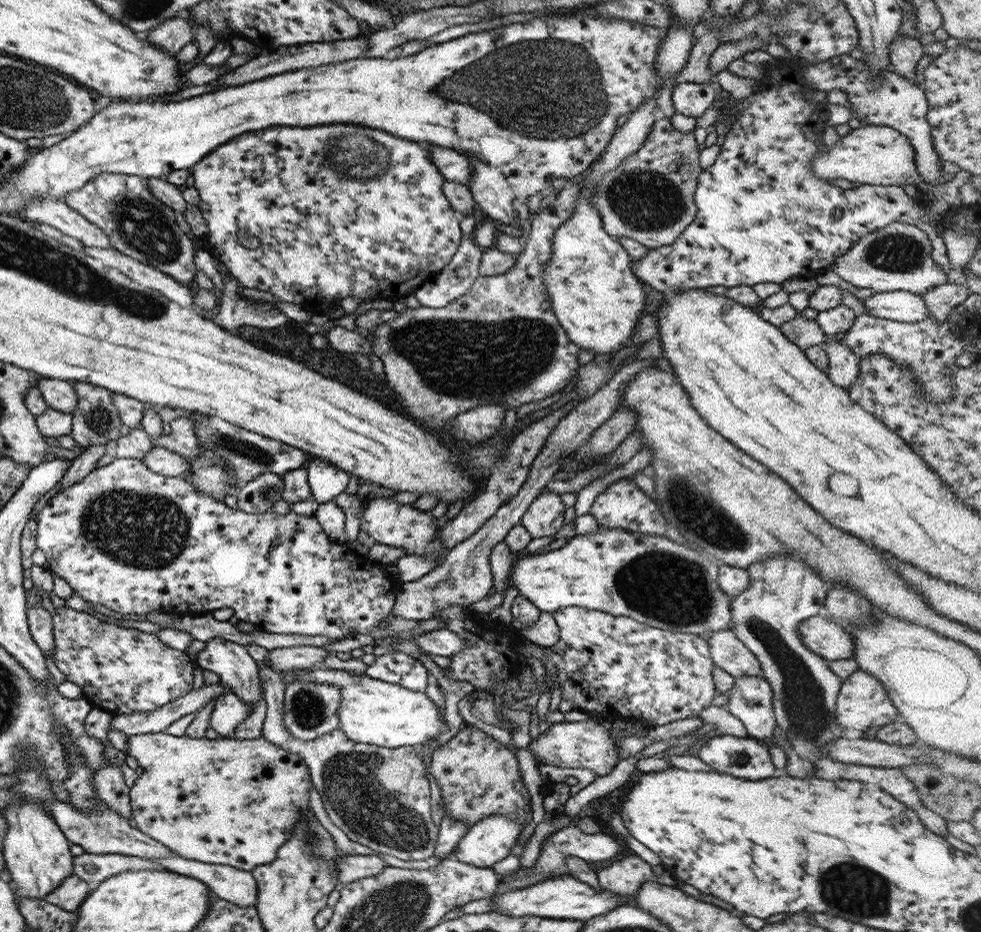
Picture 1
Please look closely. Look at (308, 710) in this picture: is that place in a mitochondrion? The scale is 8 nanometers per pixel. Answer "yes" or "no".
yes

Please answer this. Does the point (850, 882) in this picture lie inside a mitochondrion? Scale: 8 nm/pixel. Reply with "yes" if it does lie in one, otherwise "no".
yes

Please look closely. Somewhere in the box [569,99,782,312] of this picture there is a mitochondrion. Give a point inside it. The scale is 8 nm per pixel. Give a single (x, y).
(645, 200)

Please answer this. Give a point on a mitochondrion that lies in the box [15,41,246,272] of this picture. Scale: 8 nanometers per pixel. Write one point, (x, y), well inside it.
(144, 228)

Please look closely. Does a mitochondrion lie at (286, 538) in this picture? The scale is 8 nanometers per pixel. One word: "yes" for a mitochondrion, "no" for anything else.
no

